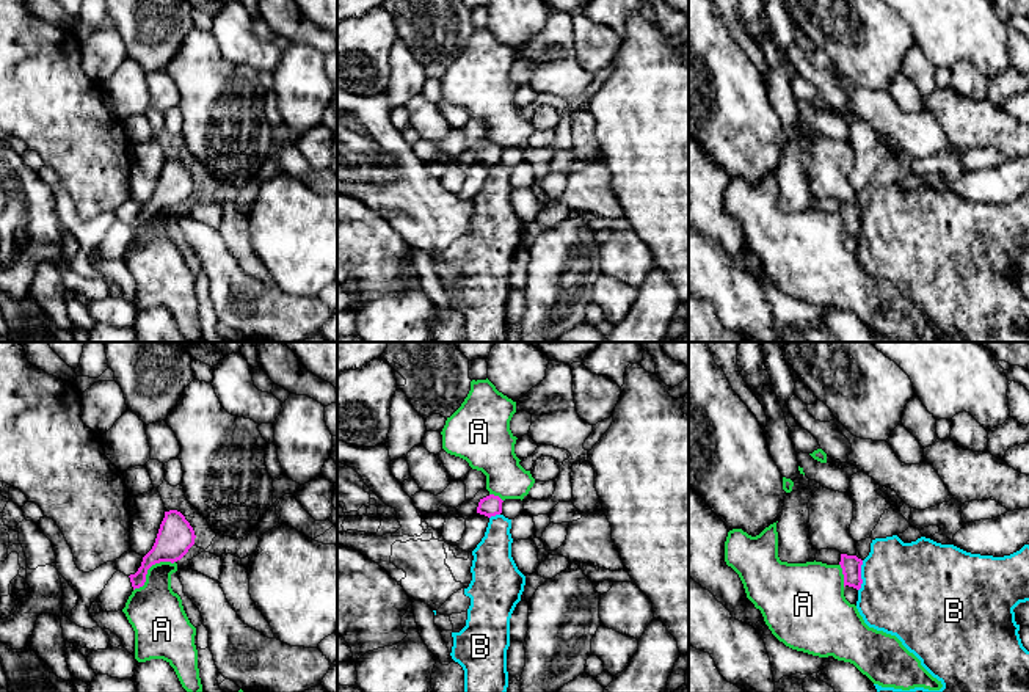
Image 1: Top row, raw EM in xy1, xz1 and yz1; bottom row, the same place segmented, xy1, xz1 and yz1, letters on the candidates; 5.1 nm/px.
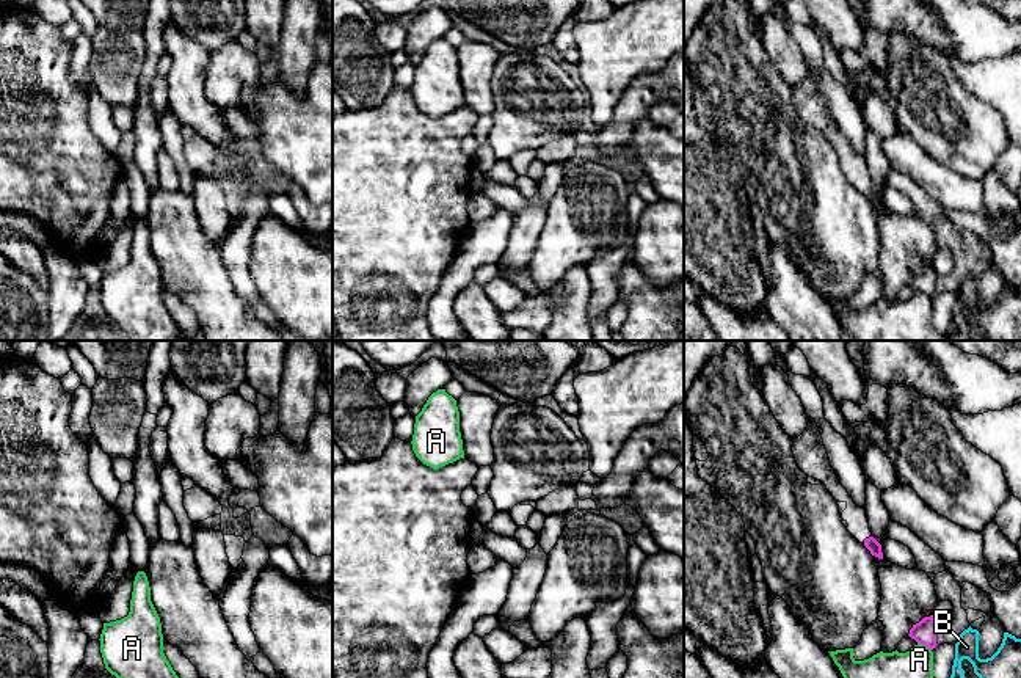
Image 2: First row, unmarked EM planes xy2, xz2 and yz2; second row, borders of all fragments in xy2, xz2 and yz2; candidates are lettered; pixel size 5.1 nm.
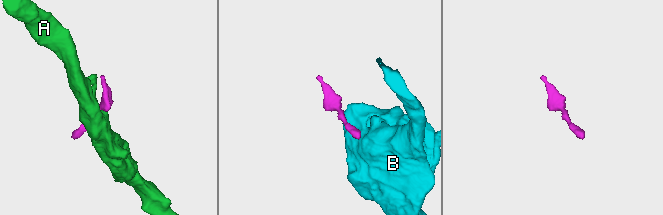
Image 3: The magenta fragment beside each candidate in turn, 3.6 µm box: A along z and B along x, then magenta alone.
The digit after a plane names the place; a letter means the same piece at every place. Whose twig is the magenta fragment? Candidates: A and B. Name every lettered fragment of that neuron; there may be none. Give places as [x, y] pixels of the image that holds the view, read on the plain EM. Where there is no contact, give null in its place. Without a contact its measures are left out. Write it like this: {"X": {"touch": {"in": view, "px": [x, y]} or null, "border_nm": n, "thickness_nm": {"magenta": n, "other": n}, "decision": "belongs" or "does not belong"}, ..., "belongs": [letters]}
{"A": {"touch": {"in": "xy1", "px": [149, 215]}, "border_nm": 260, "thickness_nm": {"magenta": 180, "other": 280}, "decision": "does not belong"}, "B": {"touch": {"in": "yz1", "px": [860, 225]}, "border_nm": 160, "thickness_nm": {"magenta": 100, "other": 460}, "decision": "does not belong"}, "belongs": []}

